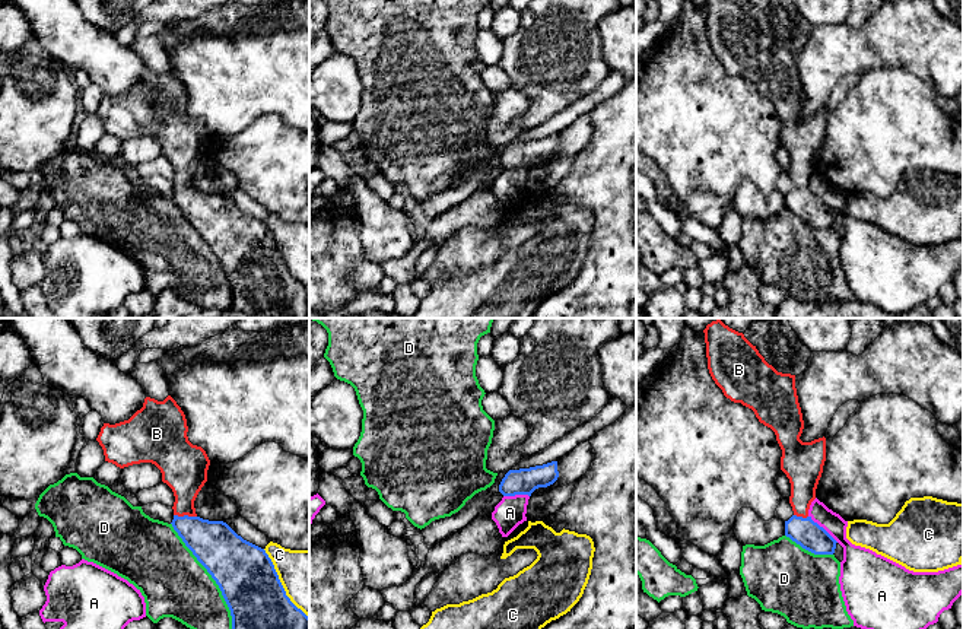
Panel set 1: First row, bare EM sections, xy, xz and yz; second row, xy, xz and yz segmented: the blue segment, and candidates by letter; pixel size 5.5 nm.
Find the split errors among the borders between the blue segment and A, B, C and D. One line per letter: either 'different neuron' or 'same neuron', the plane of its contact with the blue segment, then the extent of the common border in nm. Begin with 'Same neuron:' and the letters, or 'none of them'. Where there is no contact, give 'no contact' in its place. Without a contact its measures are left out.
Same neuron: B
A: different neuron; contact in yz; length 220 nm
B: same neuron; contact in xy; length 130 nm
C: different neuron; contact in xy; length 460 nm
D: different neuron; contact in xy; length 700 nm

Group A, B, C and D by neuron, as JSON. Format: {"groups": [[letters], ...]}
{"groups": [["A"], ["B"], ["C"], ["D"]]}

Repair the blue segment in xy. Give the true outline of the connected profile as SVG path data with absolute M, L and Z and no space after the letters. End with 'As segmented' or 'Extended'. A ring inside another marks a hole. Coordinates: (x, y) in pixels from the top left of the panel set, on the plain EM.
M168 69L163 74L146 70L143 80L128 93L109 98L104 96L96 111L104 123L105 134L120 142L152 136L162 146L162 155L166 156L175 169L172 200L193 225L197 234L207 242L219 258L222 269L231 283L232 308L244 312L248 318L308 318L309 290L298 282L279 252L274 238L264 222L244 213L223 194L203 193L196 187L194 174L207 155L210 133L201 120L193 118L187 109L187 92L177 74Z. Extended

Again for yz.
M706 0L703 6L708 42L715 57L727 72L751 82L776 108L794 184L785 194L785 209L814 228L833 228L838 215L808 188L826 134L826 111L800 112L804 93L795 48L778 45L743 6L730 0Z. Extended

